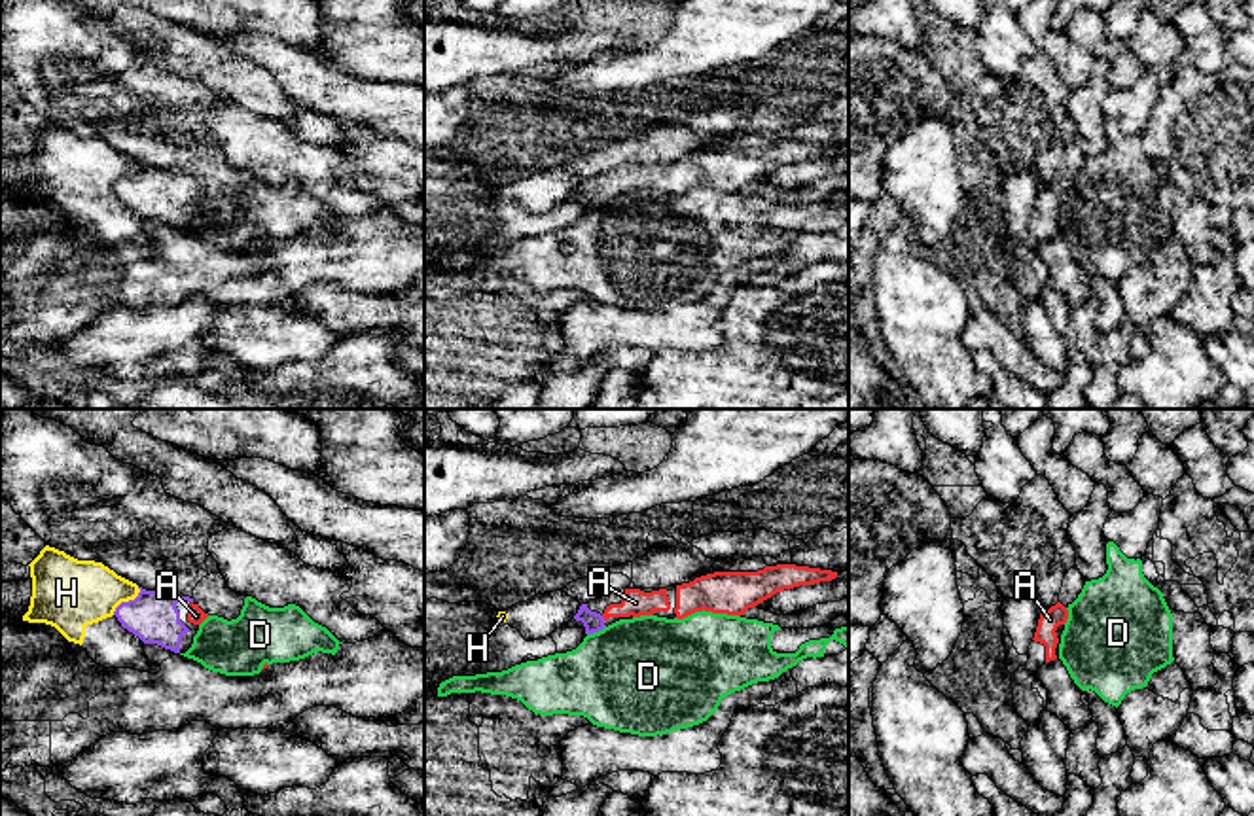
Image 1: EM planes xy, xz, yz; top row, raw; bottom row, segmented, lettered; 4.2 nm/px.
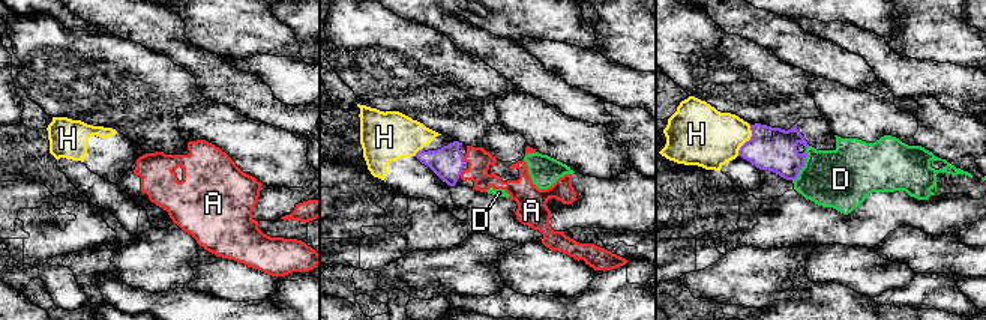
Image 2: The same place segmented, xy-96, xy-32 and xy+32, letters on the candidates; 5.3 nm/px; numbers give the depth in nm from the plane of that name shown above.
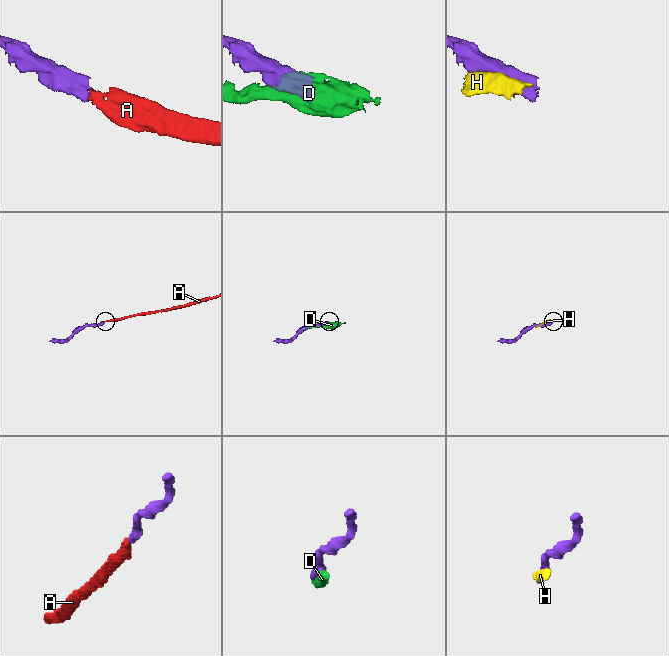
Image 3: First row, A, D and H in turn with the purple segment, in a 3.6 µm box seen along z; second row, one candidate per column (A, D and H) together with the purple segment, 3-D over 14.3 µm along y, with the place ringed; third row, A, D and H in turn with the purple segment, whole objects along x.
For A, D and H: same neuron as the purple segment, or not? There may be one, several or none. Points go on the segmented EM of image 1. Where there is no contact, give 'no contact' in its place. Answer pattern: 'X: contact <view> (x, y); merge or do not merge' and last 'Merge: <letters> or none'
A: contact xz (603, 618); merge
D: contact xz (595, 631); do not merge
H: contact xy (125, 603); do not merge
Merge: A

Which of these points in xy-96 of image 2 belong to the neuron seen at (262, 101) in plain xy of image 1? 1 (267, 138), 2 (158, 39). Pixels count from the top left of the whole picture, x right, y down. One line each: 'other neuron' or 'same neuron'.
1: other neuron
2: same neuron

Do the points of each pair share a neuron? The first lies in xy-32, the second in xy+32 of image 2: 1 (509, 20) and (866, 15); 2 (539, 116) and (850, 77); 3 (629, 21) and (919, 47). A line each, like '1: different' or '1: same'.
1: same
2: different
3: same

